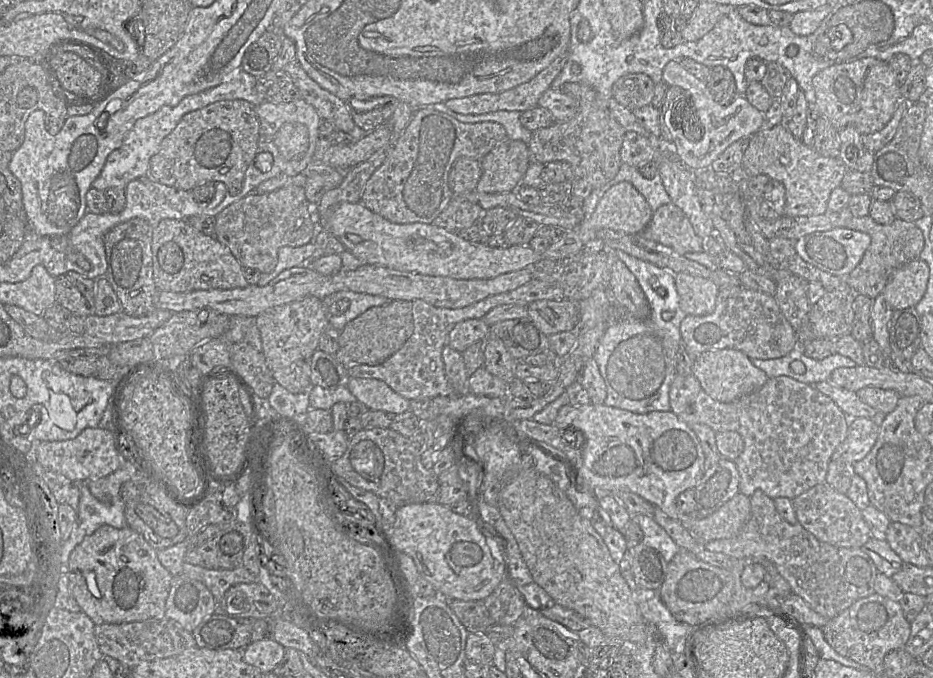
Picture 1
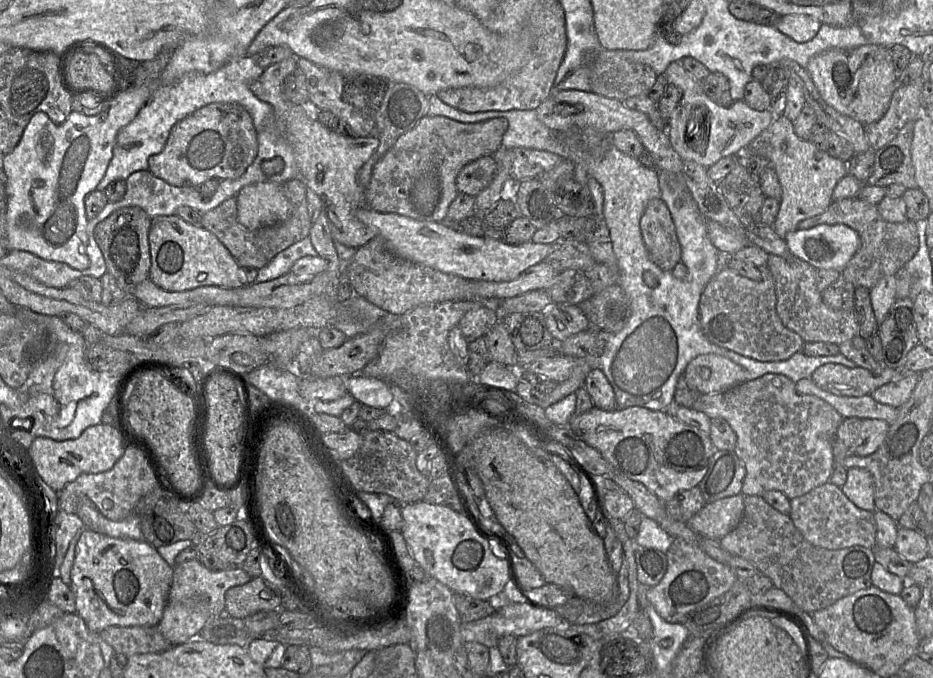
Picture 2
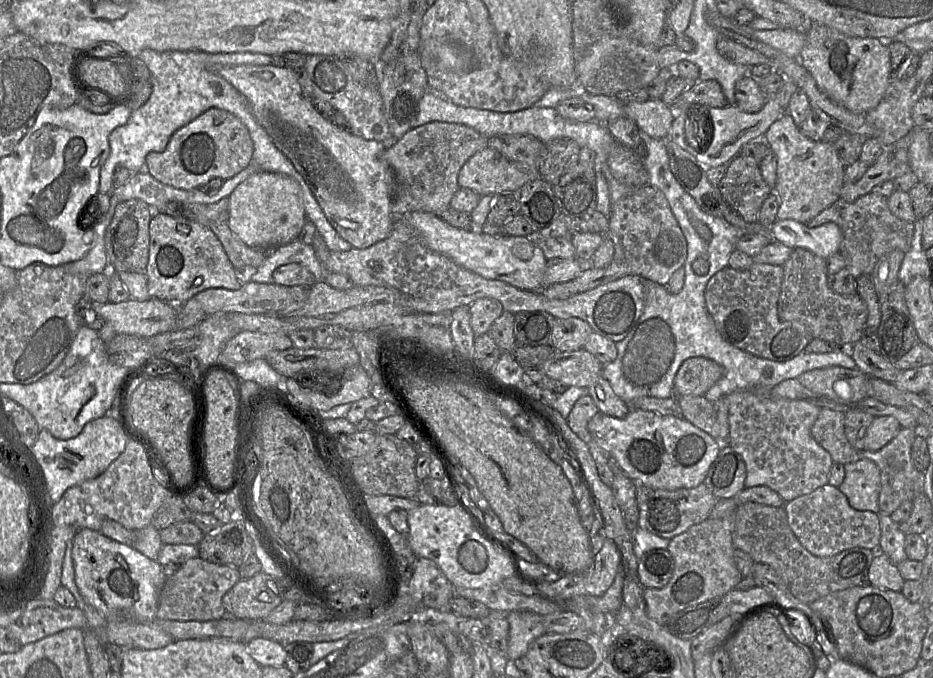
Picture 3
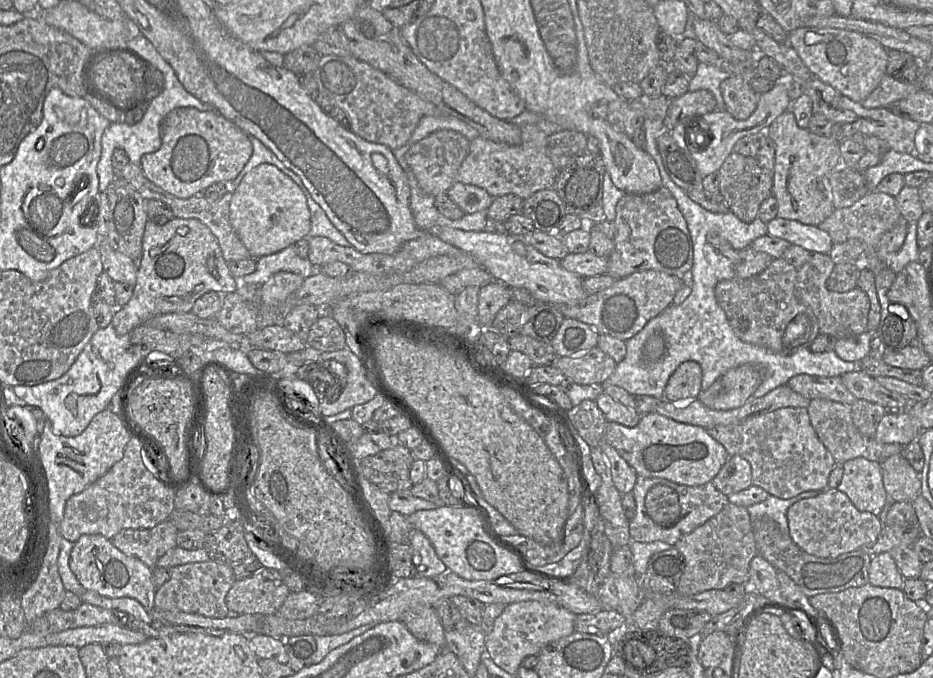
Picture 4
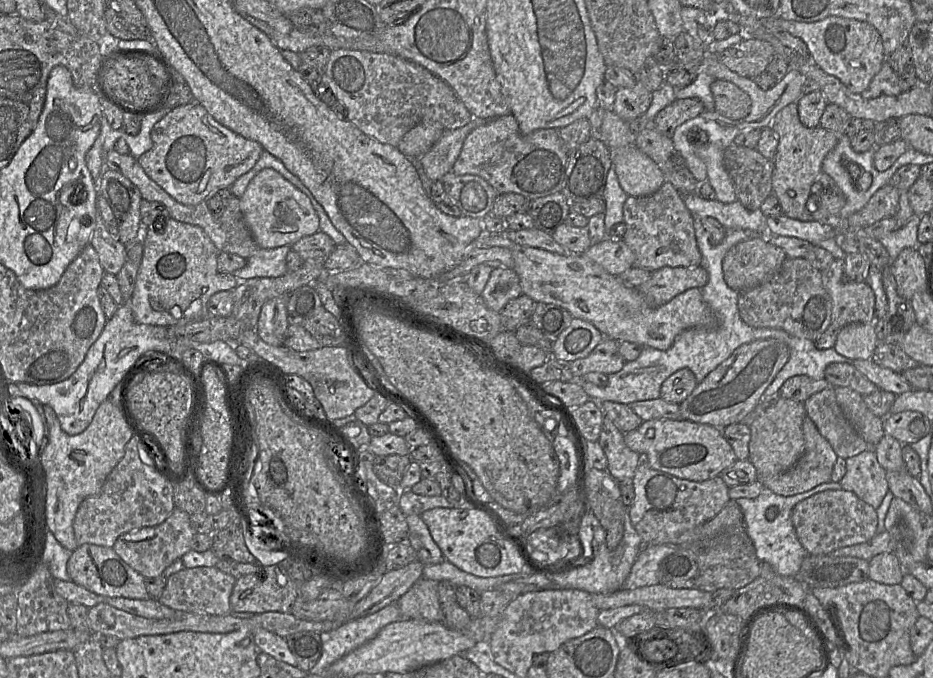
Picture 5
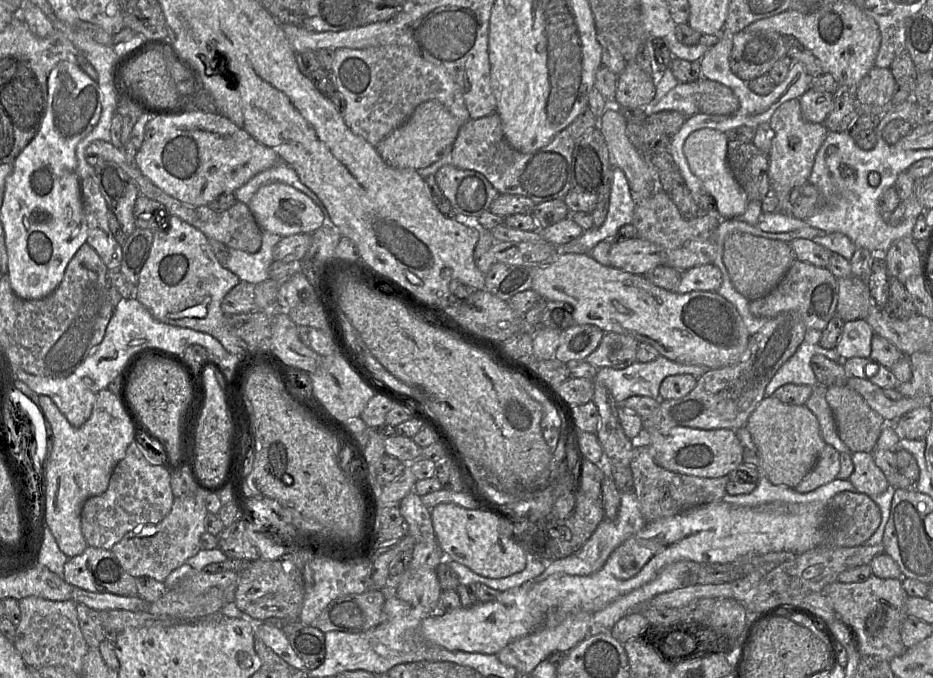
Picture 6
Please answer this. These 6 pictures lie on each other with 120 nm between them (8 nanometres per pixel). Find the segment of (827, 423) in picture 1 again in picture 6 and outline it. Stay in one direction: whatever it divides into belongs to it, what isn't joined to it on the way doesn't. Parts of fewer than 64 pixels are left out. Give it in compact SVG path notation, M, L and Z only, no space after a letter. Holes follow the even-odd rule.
M826 444L815 466L794 488L797 492L812 491L837 478L840 470L840 452Z

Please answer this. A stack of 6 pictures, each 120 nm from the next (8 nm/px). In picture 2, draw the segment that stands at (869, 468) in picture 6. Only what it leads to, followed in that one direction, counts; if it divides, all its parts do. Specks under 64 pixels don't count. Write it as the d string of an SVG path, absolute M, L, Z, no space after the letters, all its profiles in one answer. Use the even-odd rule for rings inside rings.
M859 467L848 468L847 480L841 490L858 508L871 512L876 510L874 478L868 470Z

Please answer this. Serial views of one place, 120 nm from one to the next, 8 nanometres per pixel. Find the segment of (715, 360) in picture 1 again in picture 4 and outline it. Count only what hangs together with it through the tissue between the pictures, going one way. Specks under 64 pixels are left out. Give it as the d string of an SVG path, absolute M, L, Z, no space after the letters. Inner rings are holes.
M695 361L681 363L670 376L664 390L664 398L673 403L686 403L700 394L702 369Z

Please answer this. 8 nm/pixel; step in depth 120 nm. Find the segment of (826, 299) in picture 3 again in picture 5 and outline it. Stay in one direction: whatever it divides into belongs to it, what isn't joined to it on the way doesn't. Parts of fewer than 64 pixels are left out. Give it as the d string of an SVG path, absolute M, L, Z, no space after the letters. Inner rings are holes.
M834 259L827 269L821 271L821 275L832 301L832 325L842 328L856 322L874 323L874 293L865 282L846 279L843 259Z

